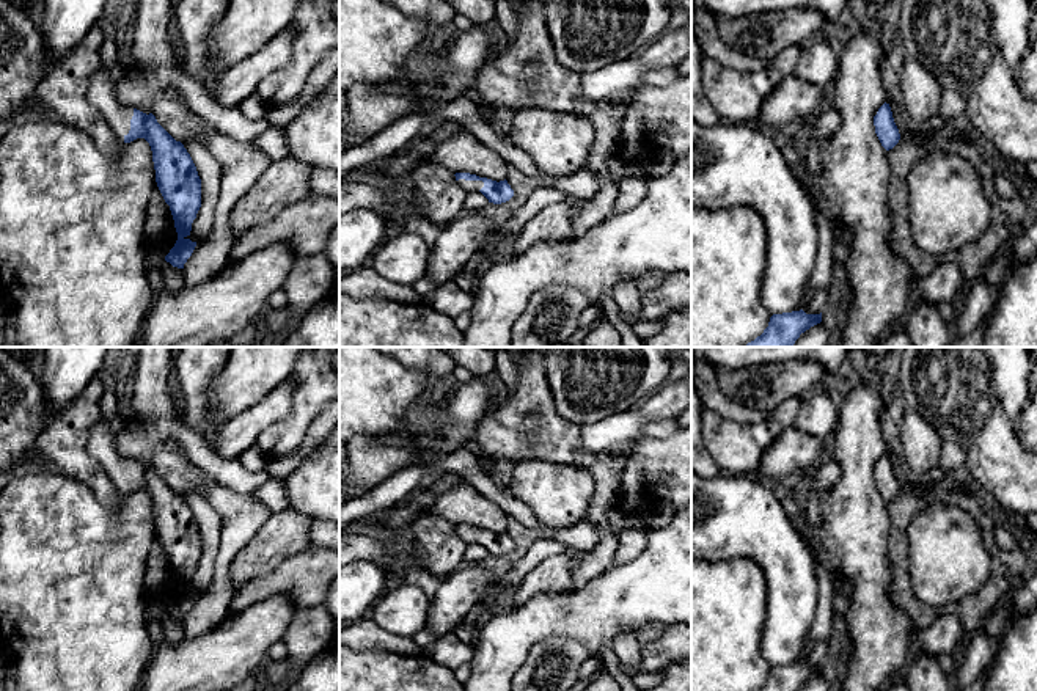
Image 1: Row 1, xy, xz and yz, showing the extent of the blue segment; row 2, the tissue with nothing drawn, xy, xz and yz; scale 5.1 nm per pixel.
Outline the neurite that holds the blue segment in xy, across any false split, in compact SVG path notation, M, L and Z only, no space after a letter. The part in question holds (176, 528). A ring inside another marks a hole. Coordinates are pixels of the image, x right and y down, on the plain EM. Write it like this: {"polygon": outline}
{"polygon": "M134 460L130 482L124 495L145 490L152 503L157 539L170 558L178 592L165 612L173 619L184 620L196 594L189 590L192 575L201 559L201 531L196 518L181 493L176 493L156 471Z"}

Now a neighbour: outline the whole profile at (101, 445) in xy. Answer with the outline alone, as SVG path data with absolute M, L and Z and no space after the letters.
M101 419L93 426L86 451L104 466L119 495L130 482L134 460L124 460L115 449L115 437L108 421Z

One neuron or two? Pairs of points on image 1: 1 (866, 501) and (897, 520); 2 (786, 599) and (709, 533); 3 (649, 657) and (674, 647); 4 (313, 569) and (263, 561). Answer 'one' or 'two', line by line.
1: two
2: one
3: one
4: two

